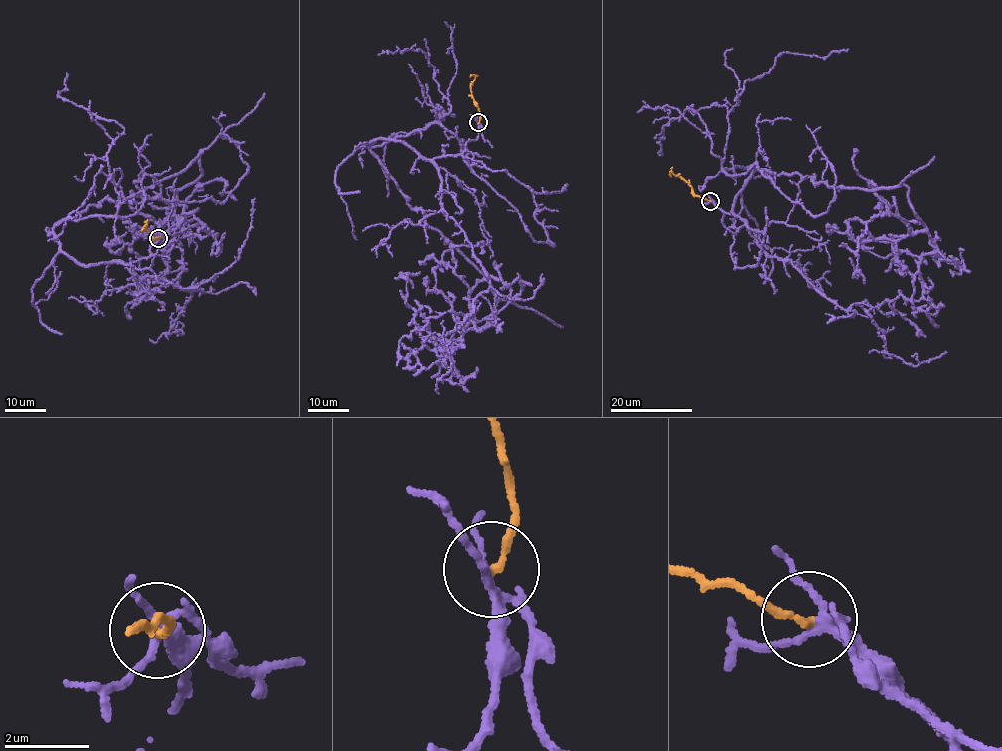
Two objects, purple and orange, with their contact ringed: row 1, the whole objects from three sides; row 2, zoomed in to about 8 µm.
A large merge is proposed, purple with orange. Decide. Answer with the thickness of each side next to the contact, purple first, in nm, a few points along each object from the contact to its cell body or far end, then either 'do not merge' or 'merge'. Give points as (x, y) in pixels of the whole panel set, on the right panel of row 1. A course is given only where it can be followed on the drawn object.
180 nm thick on the purple side, 180 nm on the other; purple runs (710, 201), (735, 234), (754, 172), (904, 184), (936, 250), (922, 297), (889, 307), (925, 337); orange runs (710, 201), (697, 196), (691, 186), (671, 171), (671, 176); merge

